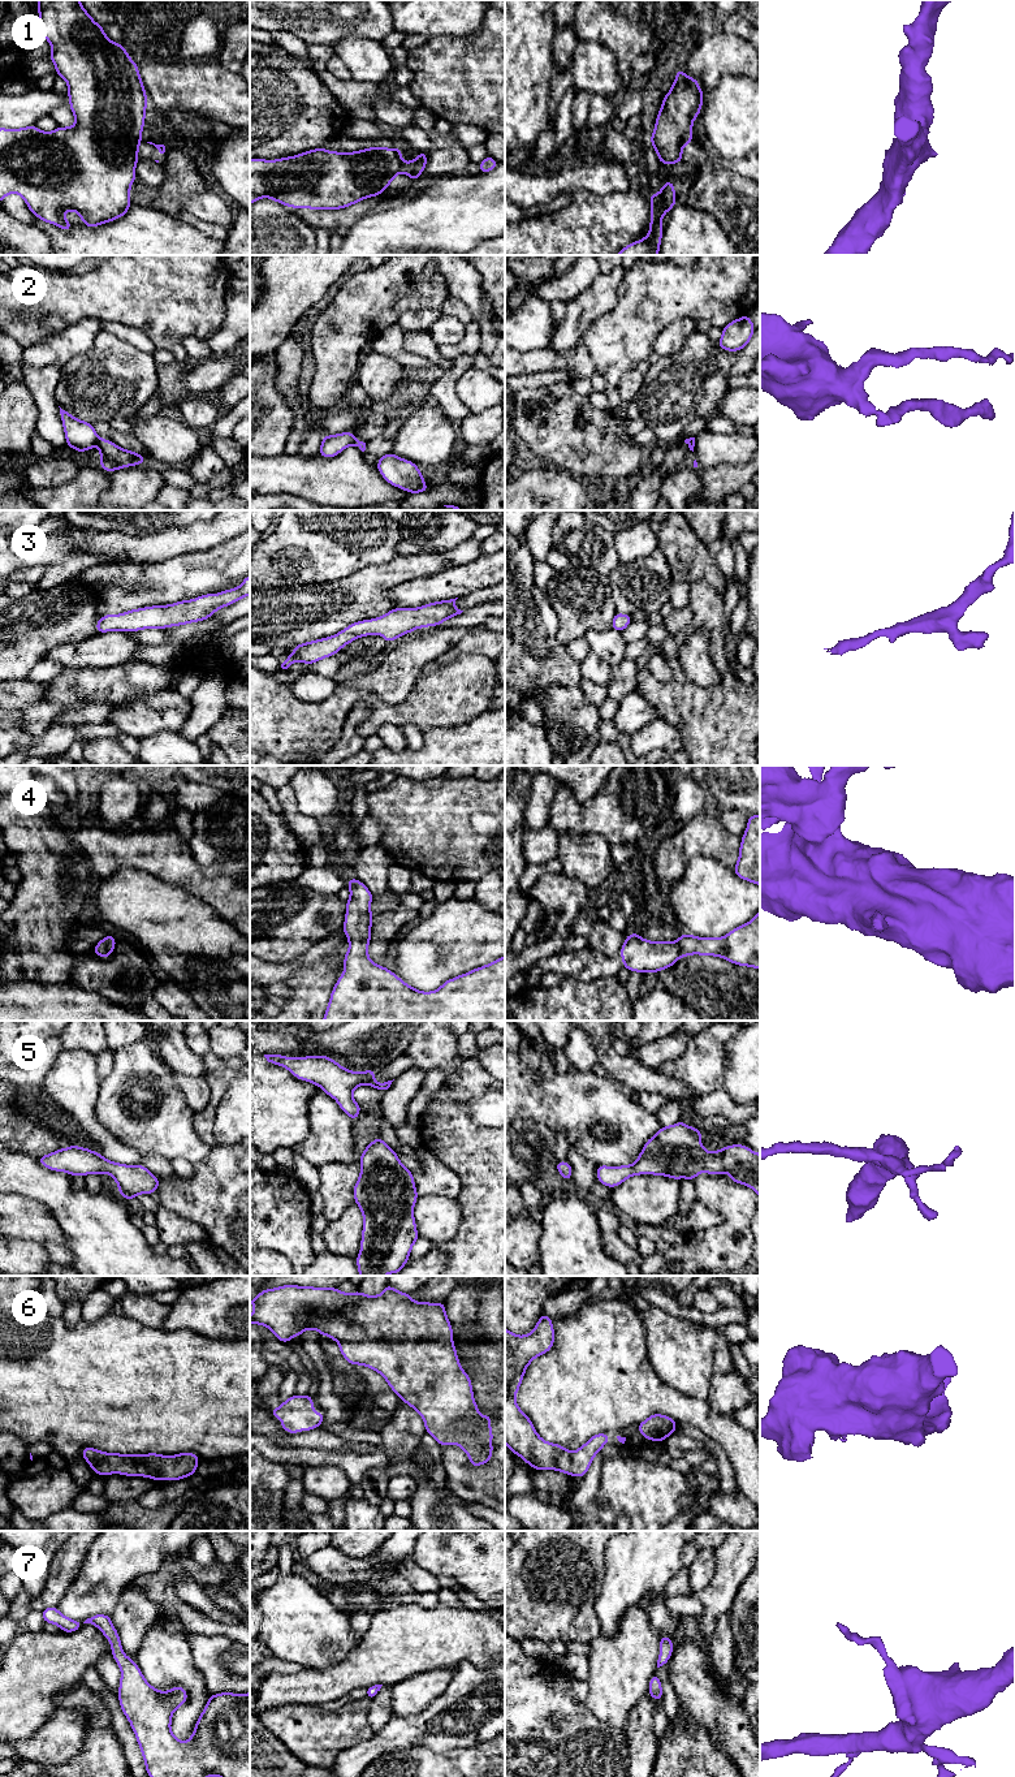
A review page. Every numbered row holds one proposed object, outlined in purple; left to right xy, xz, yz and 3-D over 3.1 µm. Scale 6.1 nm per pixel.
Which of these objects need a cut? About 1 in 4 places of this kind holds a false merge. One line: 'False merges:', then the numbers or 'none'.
False merges: 1, 2

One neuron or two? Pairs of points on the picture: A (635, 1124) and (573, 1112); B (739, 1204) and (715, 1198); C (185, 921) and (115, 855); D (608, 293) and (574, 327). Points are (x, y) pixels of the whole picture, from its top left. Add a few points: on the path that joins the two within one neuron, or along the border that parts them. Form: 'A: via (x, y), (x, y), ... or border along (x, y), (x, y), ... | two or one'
A: via (620, 1120), (608, 1118), (596, 1111), (588, 1111) | one
B: via (733, 1202), (728, 1198), (721, 1198) | one
C: border along (99, 878), (135, 867), (156, 879) | two
D: via (599, 302), (582, 319) | one

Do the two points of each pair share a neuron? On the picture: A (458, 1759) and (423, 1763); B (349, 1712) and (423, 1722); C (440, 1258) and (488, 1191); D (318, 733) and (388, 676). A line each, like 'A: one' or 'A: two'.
A: one
B: two
C: two
D: two

